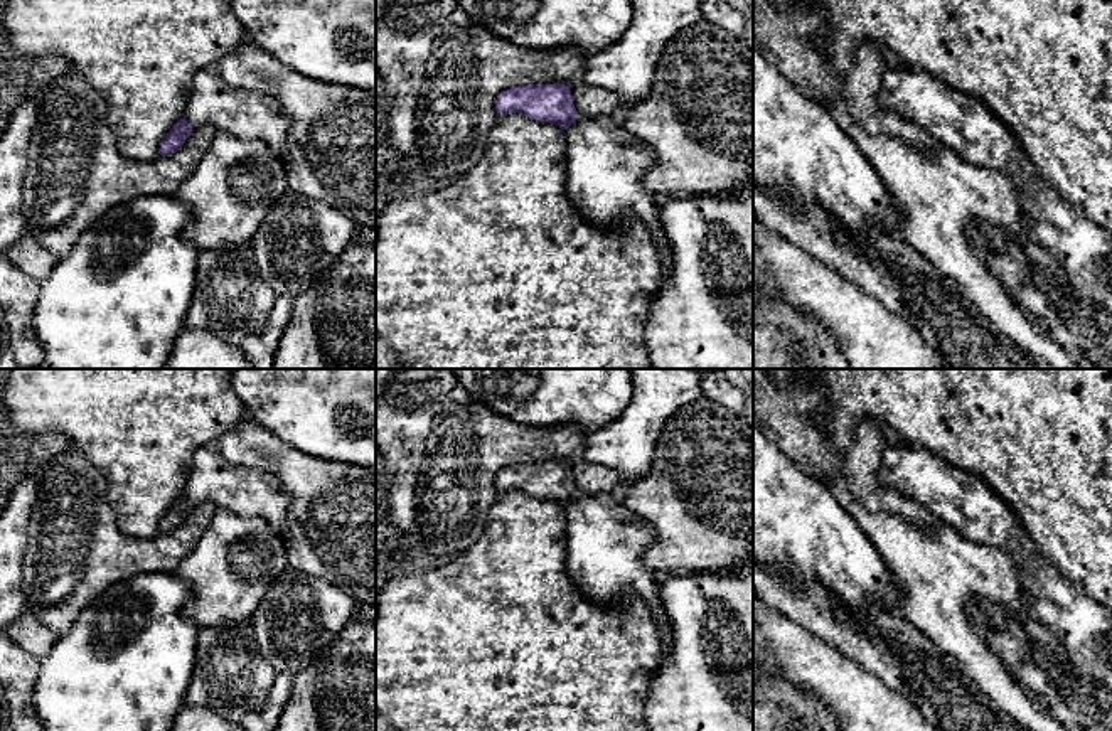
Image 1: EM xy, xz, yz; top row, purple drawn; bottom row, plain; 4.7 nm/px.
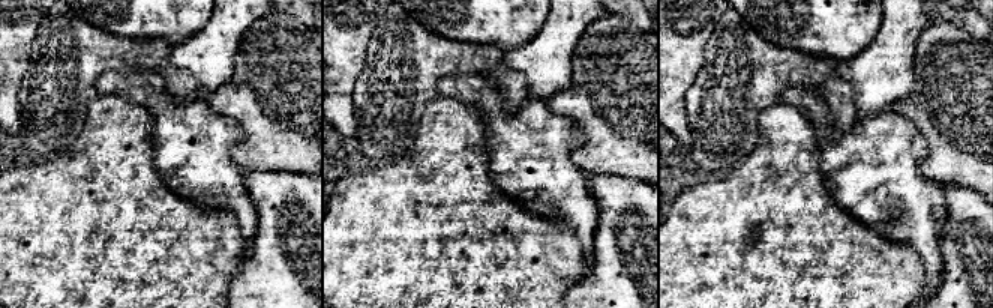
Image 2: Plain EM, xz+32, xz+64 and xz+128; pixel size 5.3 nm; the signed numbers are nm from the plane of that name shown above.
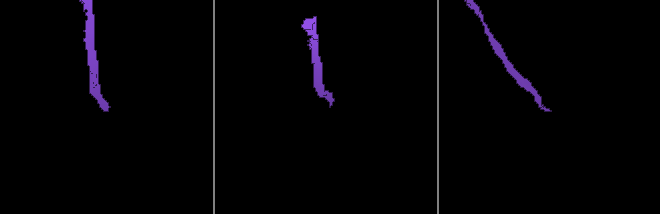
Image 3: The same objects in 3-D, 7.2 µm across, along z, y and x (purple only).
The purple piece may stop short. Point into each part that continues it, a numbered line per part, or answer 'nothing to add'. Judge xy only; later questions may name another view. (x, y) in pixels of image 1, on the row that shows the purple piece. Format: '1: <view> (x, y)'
1: xy (213, 101)

